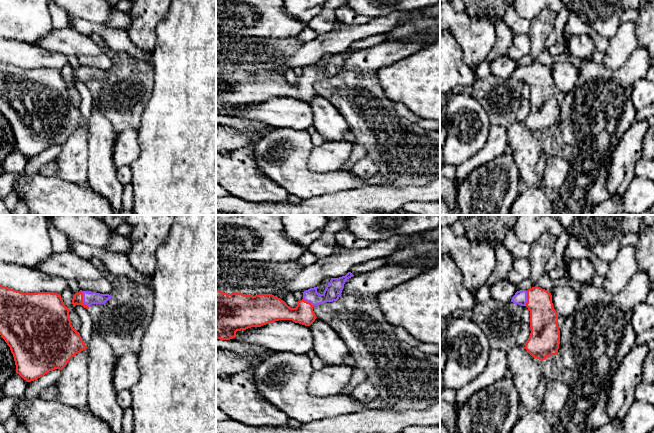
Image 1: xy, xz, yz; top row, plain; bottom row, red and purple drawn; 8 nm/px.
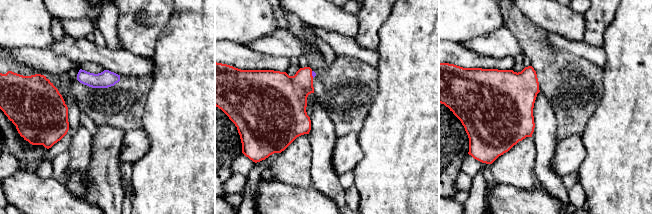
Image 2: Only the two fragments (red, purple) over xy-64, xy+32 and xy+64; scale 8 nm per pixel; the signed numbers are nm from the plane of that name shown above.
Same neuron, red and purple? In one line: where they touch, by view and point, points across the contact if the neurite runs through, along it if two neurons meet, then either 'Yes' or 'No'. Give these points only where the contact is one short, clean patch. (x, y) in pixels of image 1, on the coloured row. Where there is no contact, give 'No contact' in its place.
Touches red at xy (82, 299). Path across: xy (77, 299), (82, 299), (89, 298). Yes

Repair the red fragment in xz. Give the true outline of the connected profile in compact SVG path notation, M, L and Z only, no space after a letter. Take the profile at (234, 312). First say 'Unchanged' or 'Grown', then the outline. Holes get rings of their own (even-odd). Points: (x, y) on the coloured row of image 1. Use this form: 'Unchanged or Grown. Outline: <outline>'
Grown. Outline: M348 272L345 276L331 278L322 294L317 292L318 286L302 292L303 299L297 302L295 308L272 294L227 294L216 289L216 338L230 340L236 337L237 331L279 320L292 320L310 326L317 318L313 307L337 301L346 280L353 276Z

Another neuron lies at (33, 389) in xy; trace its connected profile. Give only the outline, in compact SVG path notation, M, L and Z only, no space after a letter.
M55 369L38 378L37 380L28 383L24 397L27 399L35 399L39 397L39 393L50 385L54 385L61 375L62 370Z

